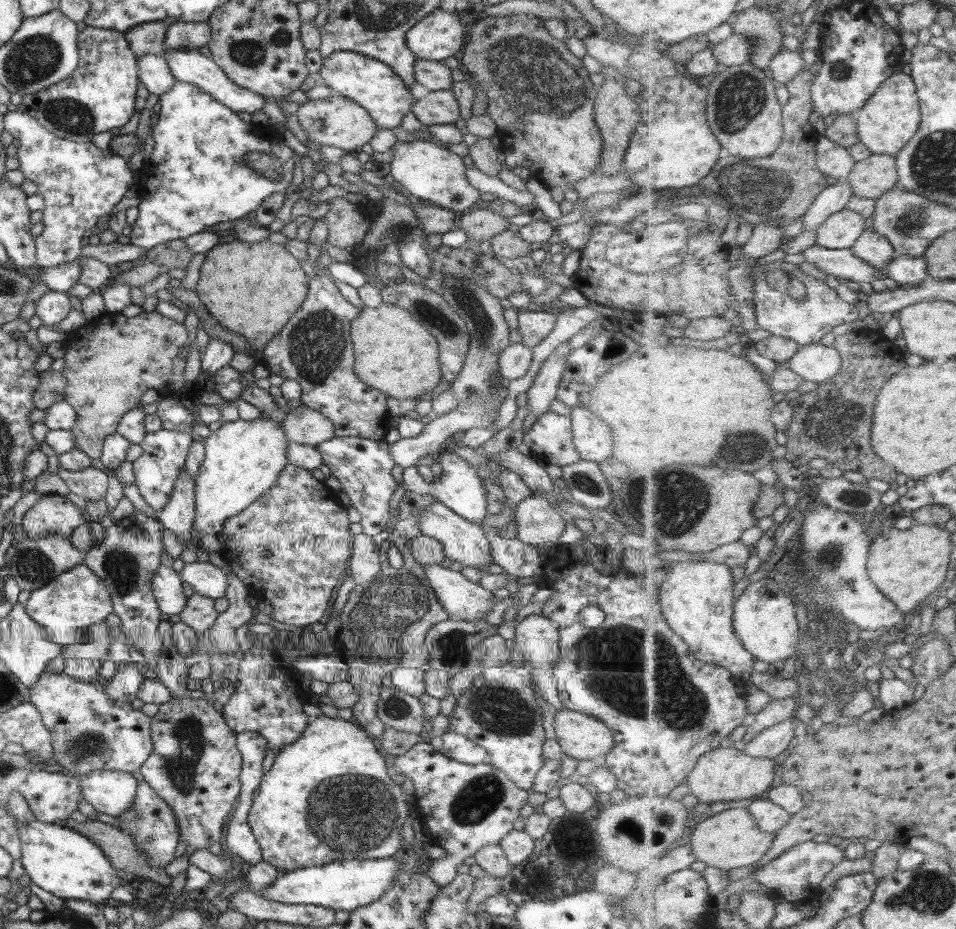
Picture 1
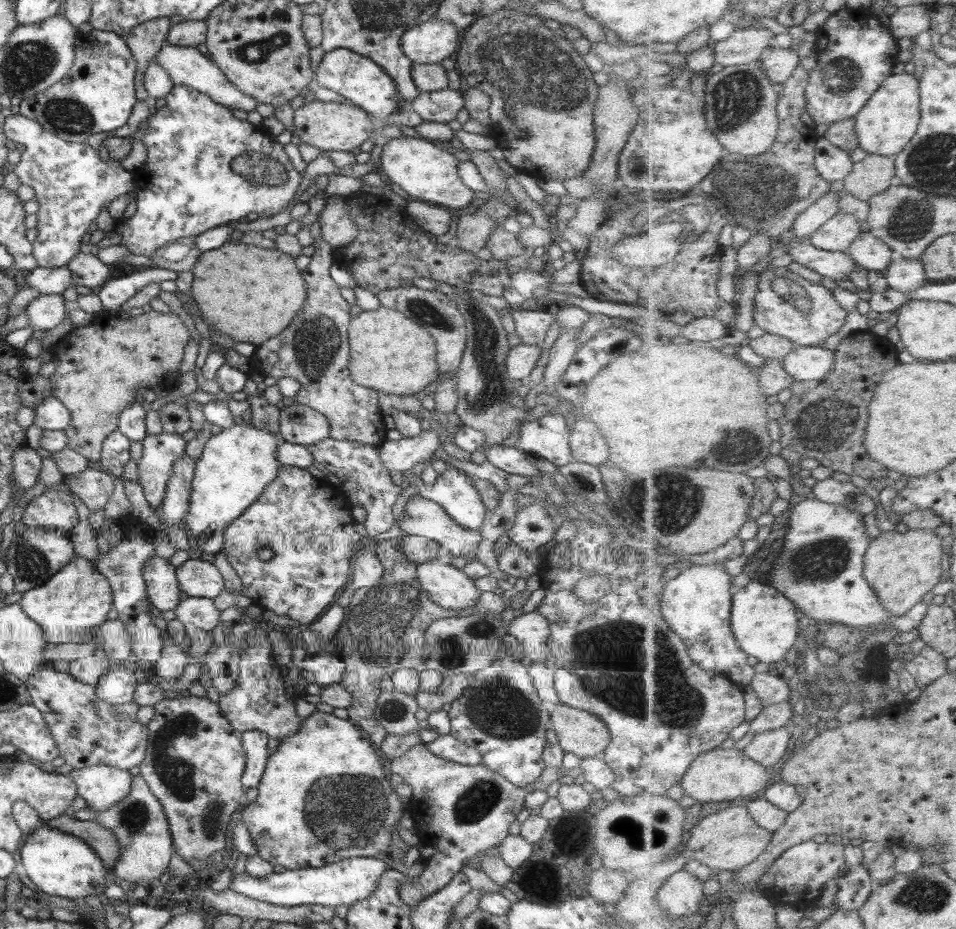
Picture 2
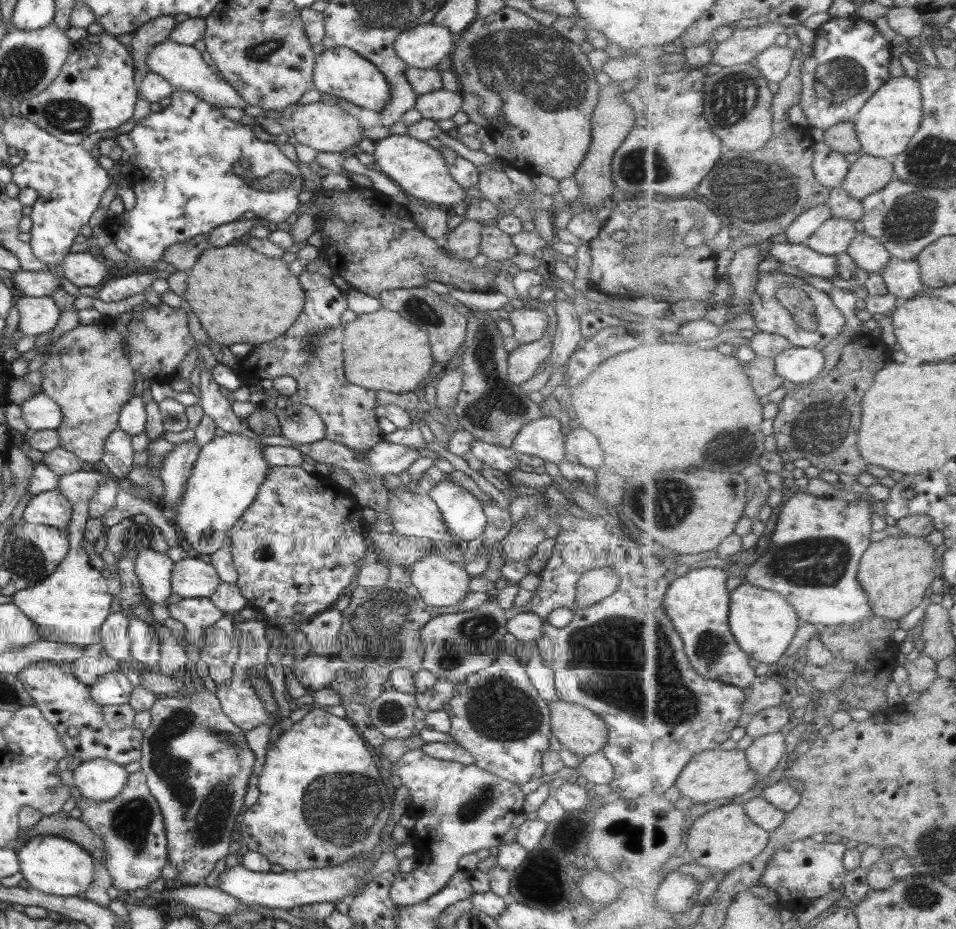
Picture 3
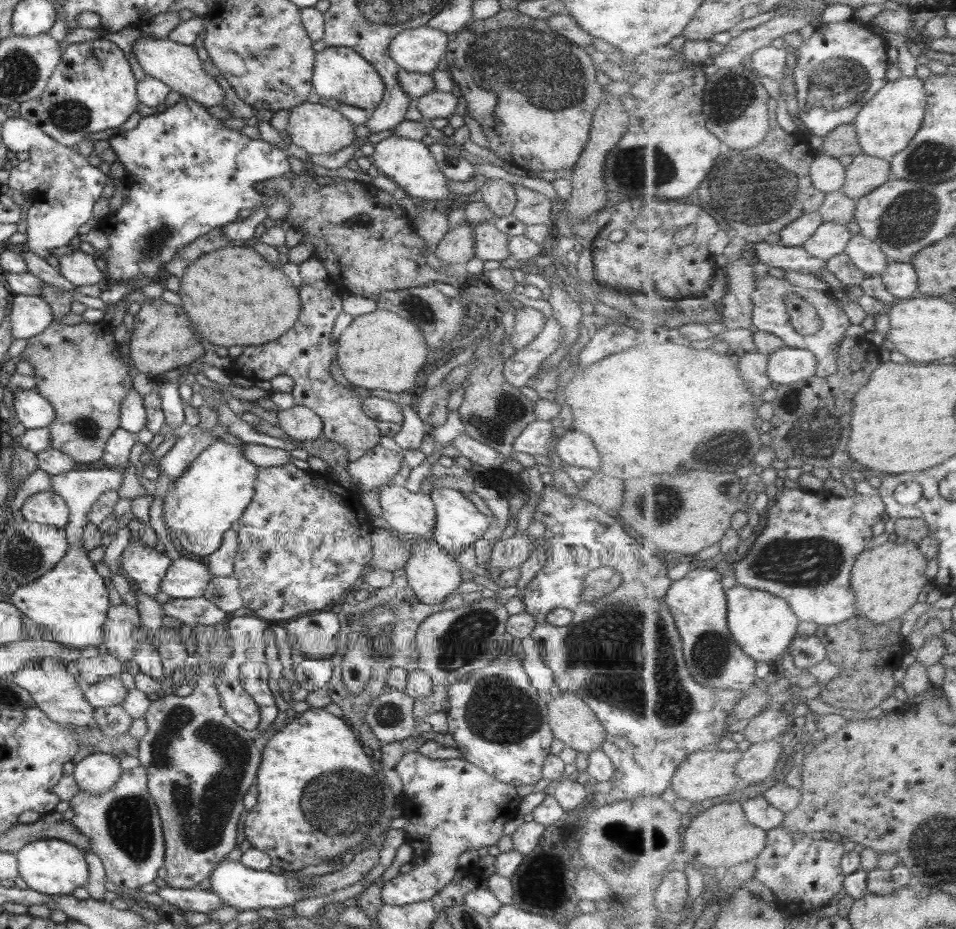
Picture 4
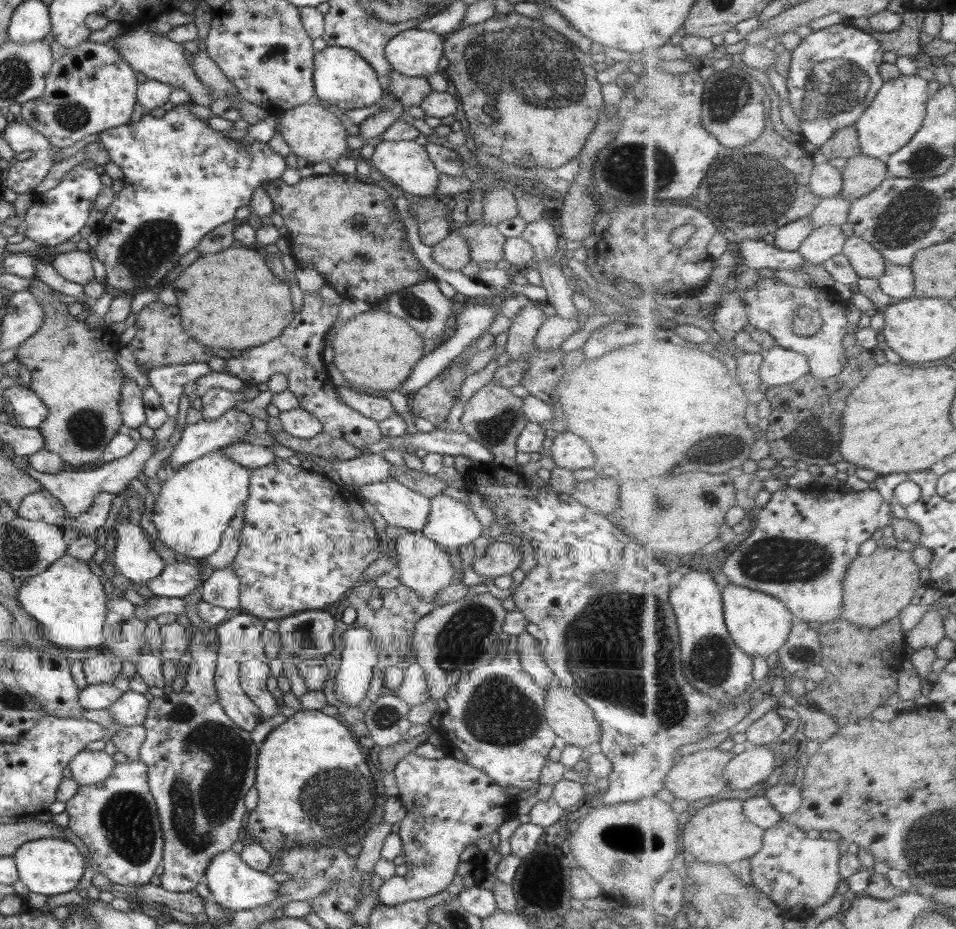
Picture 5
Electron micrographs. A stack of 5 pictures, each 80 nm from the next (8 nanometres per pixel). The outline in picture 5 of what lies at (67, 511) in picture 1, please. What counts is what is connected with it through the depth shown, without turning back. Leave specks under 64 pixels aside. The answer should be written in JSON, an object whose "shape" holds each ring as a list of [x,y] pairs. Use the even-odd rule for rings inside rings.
{"shape":[[[43,488],[24,496],[16,512],[19,518],[55,526],[60,526],[66,514],[62,504]]]}

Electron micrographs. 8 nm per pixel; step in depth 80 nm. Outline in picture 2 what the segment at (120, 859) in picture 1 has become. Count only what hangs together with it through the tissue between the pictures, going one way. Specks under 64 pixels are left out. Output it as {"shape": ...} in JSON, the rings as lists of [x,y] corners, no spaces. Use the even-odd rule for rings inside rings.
{"shape":[[[63,813],[57,818],[51,818],[51,820],[43,821],[40,824],[43,824],[43,827],[61,831],[87,843],[93,853],[99,856],[105,869],[111,870],[115,866],[117,856],[119,856],[119,844],[117,844],[115,837],[111,835],[111,832],[99,827],[94,821],[79,821]]]}

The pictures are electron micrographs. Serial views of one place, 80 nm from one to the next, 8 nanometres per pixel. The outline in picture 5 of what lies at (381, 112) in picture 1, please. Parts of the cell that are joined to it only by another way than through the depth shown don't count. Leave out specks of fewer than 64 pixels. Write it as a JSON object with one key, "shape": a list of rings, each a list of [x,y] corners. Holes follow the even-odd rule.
{"shape":[[[326,46],[314,53],[312,61],[314,94],[323,103],[336,106],[343,112],[370,107],[381,101],[383,87],[376,77],[376,72],[354,50],[340,46]]]}

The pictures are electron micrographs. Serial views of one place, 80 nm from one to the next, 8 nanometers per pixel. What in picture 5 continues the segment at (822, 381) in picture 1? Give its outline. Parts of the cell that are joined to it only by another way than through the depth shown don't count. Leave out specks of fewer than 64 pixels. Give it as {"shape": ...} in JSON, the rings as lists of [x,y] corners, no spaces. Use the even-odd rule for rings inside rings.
{"shape":[[[780,345],[771,350],[764,350],[761,377],[769,388],[791,385],[799,378],[811,374],[809,359],[805,354],[787,350]]]}

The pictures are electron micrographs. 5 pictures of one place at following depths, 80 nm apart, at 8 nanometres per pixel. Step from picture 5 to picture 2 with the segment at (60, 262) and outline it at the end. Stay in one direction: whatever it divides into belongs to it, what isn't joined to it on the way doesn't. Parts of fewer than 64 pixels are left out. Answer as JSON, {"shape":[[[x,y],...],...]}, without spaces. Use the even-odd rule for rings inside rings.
{"shape":[[[77,251],[66,264],[72,284],[95,288],[102,286],[109,279],[109,268],[89,251]]]}

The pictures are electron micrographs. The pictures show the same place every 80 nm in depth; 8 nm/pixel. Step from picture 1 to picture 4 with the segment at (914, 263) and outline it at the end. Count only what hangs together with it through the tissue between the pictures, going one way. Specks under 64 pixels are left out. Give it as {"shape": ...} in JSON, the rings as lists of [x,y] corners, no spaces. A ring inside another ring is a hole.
{"shape":[[[890,259],[882,279],[886,289],[898,299],[911,299],[919,295],[918,272],[911,262],[897,262]]]}

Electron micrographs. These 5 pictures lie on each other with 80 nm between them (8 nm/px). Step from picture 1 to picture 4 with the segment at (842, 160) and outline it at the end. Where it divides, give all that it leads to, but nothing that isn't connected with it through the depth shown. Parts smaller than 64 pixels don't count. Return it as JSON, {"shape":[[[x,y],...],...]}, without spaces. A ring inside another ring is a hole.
{"shape":[[[819,147],[812,165],[812,179],[814,185],[823,192],[842,190],[846,181],[846,166],[843,166],[837,158],[829,156],[822,147]]]}

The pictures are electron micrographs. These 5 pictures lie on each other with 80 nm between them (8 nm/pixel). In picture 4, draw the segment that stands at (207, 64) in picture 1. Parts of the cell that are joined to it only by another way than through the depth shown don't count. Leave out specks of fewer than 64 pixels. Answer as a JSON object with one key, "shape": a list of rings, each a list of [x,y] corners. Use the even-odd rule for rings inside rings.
{"shape":[[[140,34],[134,40],[131,50],[141,70],[147,76],[165,84],[170,91],[191,98],[204,108],[223,105],[223,90],[213,78],[203,72],[202,61],[197,59],[197,53],[191,46],[173,42],[168,38],[154,39]]]}

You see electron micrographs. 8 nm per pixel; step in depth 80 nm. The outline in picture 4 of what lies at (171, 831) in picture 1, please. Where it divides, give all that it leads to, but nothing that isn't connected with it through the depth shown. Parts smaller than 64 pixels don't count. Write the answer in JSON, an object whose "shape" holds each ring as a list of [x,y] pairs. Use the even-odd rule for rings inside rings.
{"shape":[[[144,766],[123,769],[111,790],[103,794],[87,794],[79,791],[71,800],[73,812],[71,825],[85,836],[103,865],[107,881],[123,888],[138,888],[155,878],[157,870],[164,867],[164,839],[160,817],[155,802],[149,796]]]}

